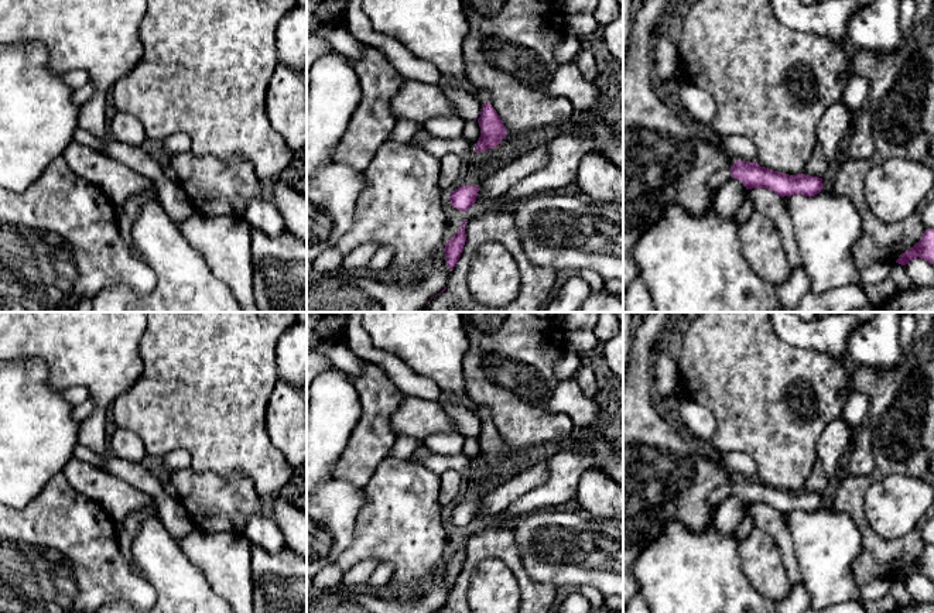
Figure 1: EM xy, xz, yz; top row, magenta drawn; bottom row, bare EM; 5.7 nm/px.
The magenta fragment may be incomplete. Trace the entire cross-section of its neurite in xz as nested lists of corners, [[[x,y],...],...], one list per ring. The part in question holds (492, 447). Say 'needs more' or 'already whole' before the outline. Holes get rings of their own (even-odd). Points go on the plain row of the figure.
needs more | [[[478,405],[478,415],[482,419],[482,428],[478,435],[480,453],[475,462],[476,469],[496,463],[506,453],[506,444],[489,419],[489,410],[485,405]]]

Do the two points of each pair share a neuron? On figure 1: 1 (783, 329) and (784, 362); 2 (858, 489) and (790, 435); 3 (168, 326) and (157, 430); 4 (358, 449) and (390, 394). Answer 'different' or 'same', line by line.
1: different
2: different
3: same
4: same

